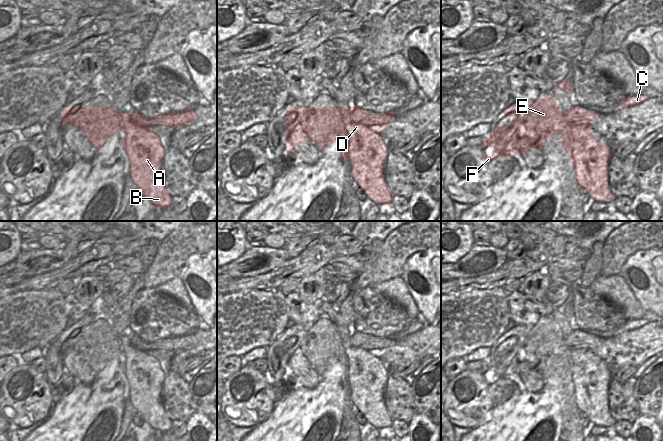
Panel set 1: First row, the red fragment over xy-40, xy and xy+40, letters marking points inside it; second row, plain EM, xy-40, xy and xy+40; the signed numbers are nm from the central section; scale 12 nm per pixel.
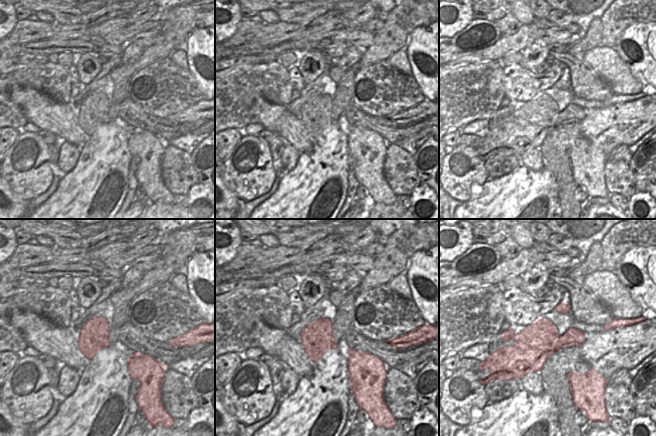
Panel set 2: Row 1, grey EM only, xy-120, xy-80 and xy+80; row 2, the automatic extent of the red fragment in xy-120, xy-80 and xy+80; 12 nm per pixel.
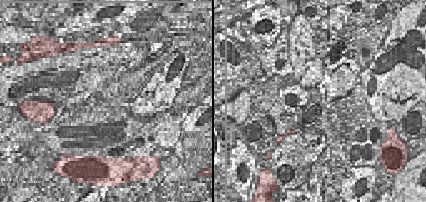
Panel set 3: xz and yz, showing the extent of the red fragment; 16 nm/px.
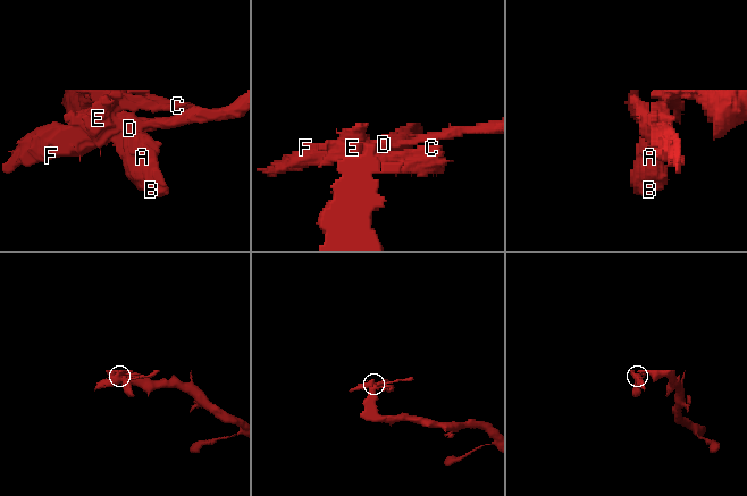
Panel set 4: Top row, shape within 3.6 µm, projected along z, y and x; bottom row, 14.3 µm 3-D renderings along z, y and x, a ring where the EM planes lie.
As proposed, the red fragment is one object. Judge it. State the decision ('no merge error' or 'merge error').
no merge error

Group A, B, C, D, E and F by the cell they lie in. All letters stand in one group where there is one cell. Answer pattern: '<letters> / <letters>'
A B C D E F

